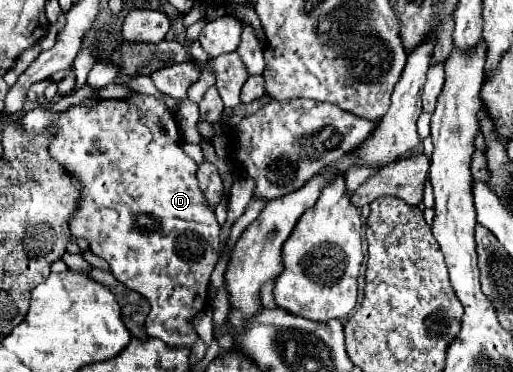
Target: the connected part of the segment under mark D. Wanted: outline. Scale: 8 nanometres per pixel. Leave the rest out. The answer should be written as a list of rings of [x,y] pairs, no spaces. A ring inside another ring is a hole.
[[[135,93],[129,101],[103,99],[91,109],[83,105],[73,105],[61,113],[51,113],[43,107],[31,109],[21,117],[21,125],[29,137],[47,135],[51,139],[51,157],[83,183],[81,203],[71,219],[73,239],[85,237],[91,253],[109,263],[113,277],[151,303],[145,325],[151,337],[165,341],[169,347],[191,349],[197,341],[193,319],[207,306],[209,277],[217,263],[221,229],[197,185],[197,163],[181,149],[175,113],[171,113],[161,99]],[[51,123],[59,125],[57,131],[43,133]]]

